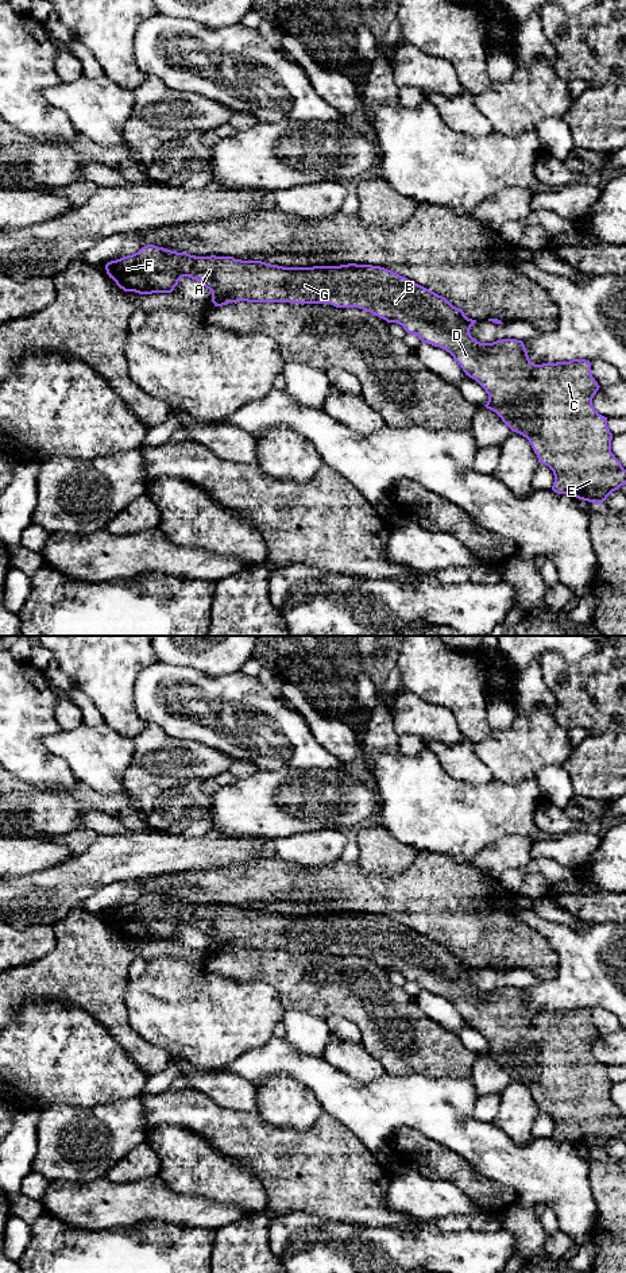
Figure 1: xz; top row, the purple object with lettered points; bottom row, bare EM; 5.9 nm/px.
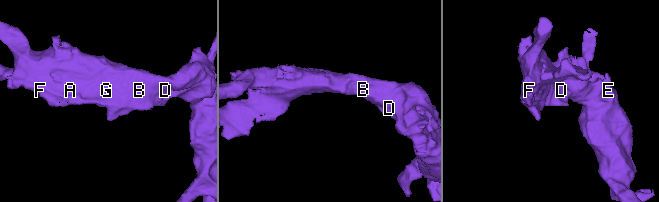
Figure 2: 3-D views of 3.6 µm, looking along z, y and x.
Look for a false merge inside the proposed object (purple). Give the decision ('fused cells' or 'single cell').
single cell

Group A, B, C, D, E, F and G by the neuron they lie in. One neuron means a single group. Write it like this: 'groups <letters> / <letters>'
groups A B C D E F G

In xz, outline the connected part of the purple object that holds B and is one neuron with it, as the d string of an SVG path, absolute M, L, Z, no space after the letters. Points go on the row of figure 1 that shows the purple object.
M154 244L142 247L132 255L111 261L105 265L107 274L124 292L139 294L171 293L183 277L201 282L212 292L215 306L229 302L294 302L294 304L331 304L336 308L359 308L387 323L397 323L407 333L417 335L422 343L440 347L449 352L460 364L465 375L475 379L488 394L484 405L495 412L513 431L526 437L538 458L538 463L548 466L554 475L552 490L557 494L569 494L579 499L599 505L607 497L626 485L626 470L611 452L613 433L607 427L607 417L599 414L592 406L592 398L599 385L591 374L591 363L586 359L569 362L534 364L530 362L522 340L502 339L492 343L480 343L470 333L476 320L468 319L463 309L453 306L445 297L380 266L340 265L313 267L283 267L262 261L241 261L233 256L196 256L177 252Z

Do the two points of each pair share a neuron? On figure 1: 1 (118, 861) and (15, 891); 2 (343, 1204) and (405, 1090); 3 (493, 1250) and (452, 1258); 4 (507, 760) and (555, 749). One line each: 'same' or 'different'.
1: same
2: different
3: same
4: same

